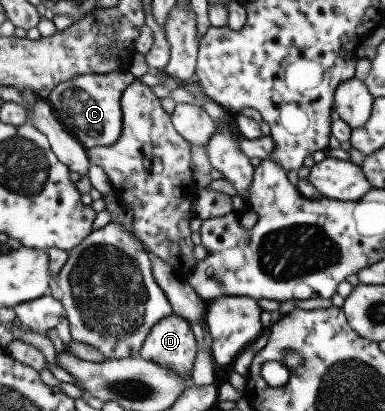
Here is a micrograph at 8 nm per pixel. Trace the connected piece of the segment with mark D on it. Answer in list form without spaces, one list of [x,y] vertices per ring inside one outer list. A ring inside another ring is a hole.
[[[170,314],[152,324],[140,346],[139,356],[172,369],[190,384],[196,340],[188,322],[178,315]]]

